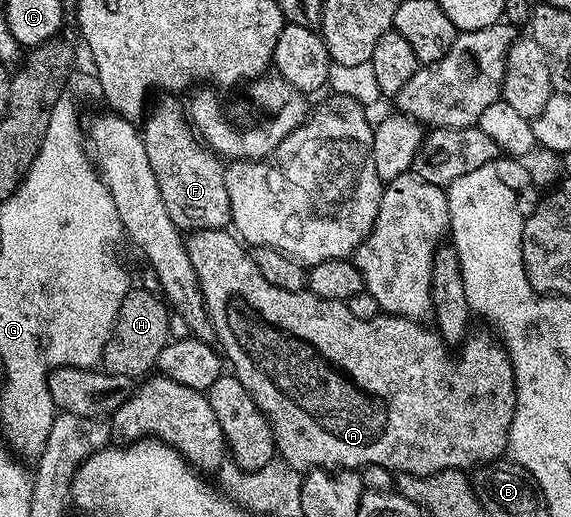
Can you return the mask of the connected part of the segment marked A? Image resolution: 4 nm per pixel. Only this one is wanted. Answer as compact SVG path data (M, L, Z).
M227 228L197 229L187 238L186 244L190 263L196 272L196 283L200 286L205 305L208 306L212 332L215 340L217 342L220 340L219 352L226 358L227 364L228 361L232 364L231 372L240 380L242 387L250 391L254 403L258 403L258 407L266 415L274 431L279 456L290 468L301 471L307 469L308 471L317 469L359 471L365 465L381 465L392 470L396 475L412 473L416 477L429 477L431 473L441 473L447 469L468 471L473 467L501 460L508 453L510 423L514 419L516 410L516 380L507 349L491 332L488 332L489 334L473 332L459 350L461 351L459 361L458 358L452 357L453 350L444 344L444 338L439 332L432 327L427 329L419 320L391 315L381 315L374 319L358 319L355 315L350 315L347 304L343 301L322 299L307 291L295 293L286 291L282 287L274 287L274 283L268 282L262 276L262 271L258 271L254 259L246 252L245 246Z

